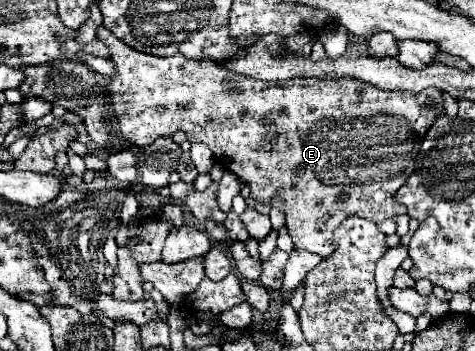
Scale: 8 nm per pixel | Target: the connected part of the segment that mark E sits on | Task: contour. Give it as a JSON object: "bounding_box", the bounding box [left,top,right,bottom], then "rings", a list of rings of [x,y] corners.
{"bounding_box":[96,25,444,259],"rings":[[[102,25],[96,37],[110,47],[110,61],[114,63],[110,101],[122,137],[130,145],[146,149],[156,137],[172,135],[182,129],[190,143],[208,145],[220,167],[232,171],[240,181],[250,185],[250,195],[254,199],[268,203],[274,193],[282,197],[286,229],[292,237],[294,251],[310,251],[326,259],[334,253],[332,231],[348,215],[360,215],[380,223],[398,213],[406,213],[406,207],[390,199],[414,171],[418,141],[444,111],[442,93],[436,87],[412,93],[378,89],[358,79],[246,79],[246,75],[234,75],[234,71],[222,67],[218,61],[194,61],[184,55],[154,57],[134,51]]]}

